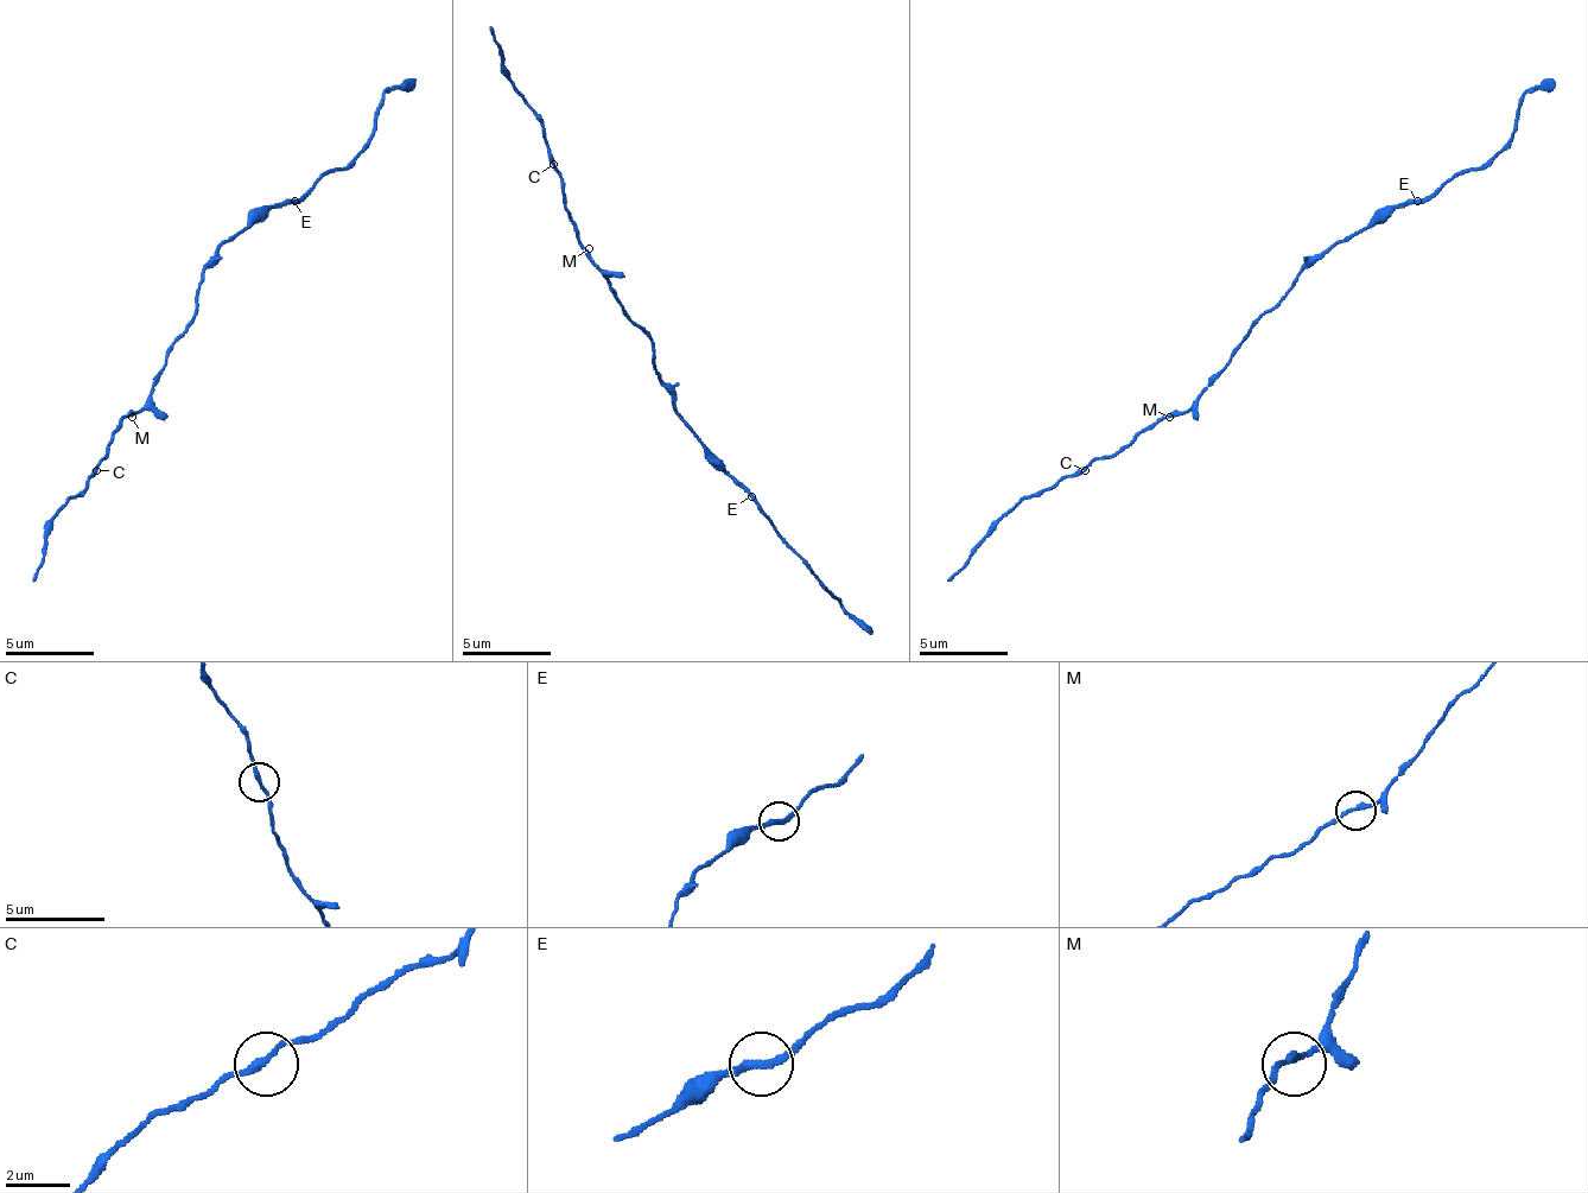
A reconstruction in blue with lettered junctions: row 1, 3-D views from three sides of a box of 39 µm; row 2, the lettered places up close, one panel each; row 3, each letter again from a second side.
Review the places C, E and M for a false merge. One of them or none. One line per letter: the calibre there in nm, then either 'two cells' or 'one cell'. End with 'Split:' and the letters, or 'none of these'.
C: 180 nm thick; one cell
E: 200 nm thick; two cells
M: 190 nm thick; one cell
Split: E

